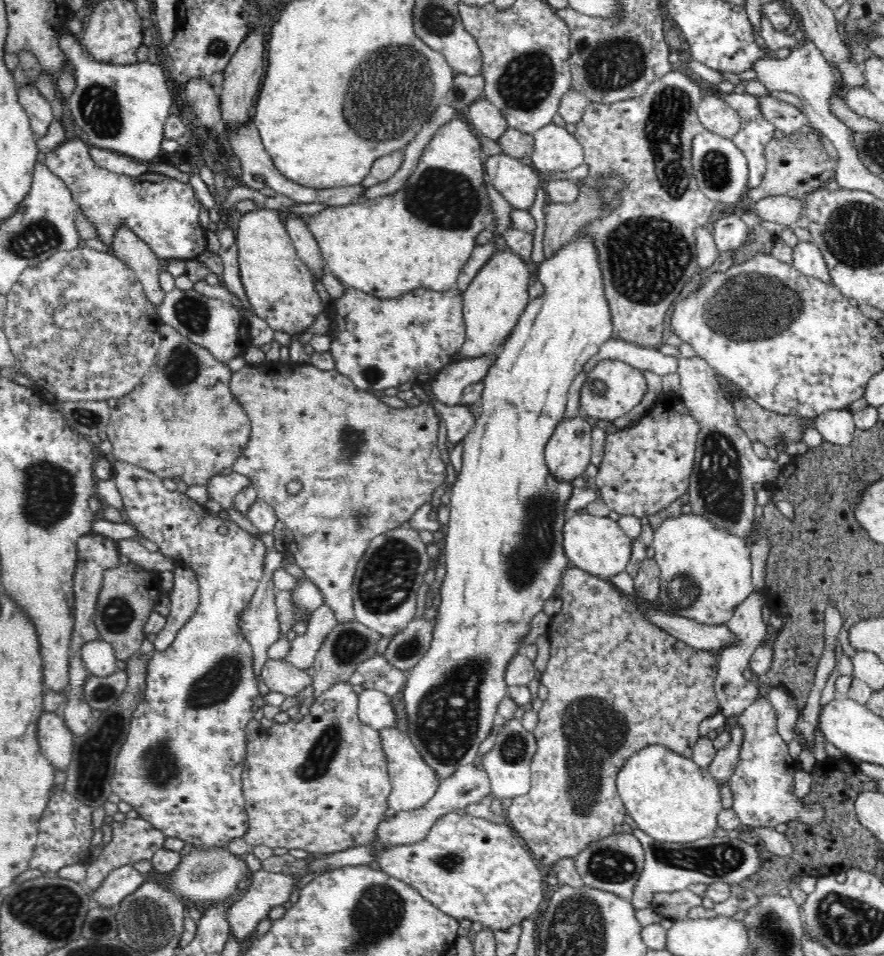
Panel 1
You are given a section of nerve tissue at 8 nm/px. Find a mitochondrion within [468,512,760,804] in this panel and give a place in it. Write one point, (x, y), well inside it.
(684, 591)

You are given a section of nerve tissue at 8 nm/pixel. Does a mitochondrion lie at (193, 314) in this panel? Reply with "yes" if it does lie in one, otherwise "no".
yes

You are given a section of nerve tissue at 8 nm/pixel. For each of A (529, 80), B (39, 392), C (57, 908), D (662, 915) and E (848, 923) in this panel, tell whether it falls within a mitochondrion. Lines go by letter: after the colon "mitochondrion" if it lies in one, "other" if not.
A: mitochondrion
B: other
C: mitochondrion
D: other
E: mitochondrion

